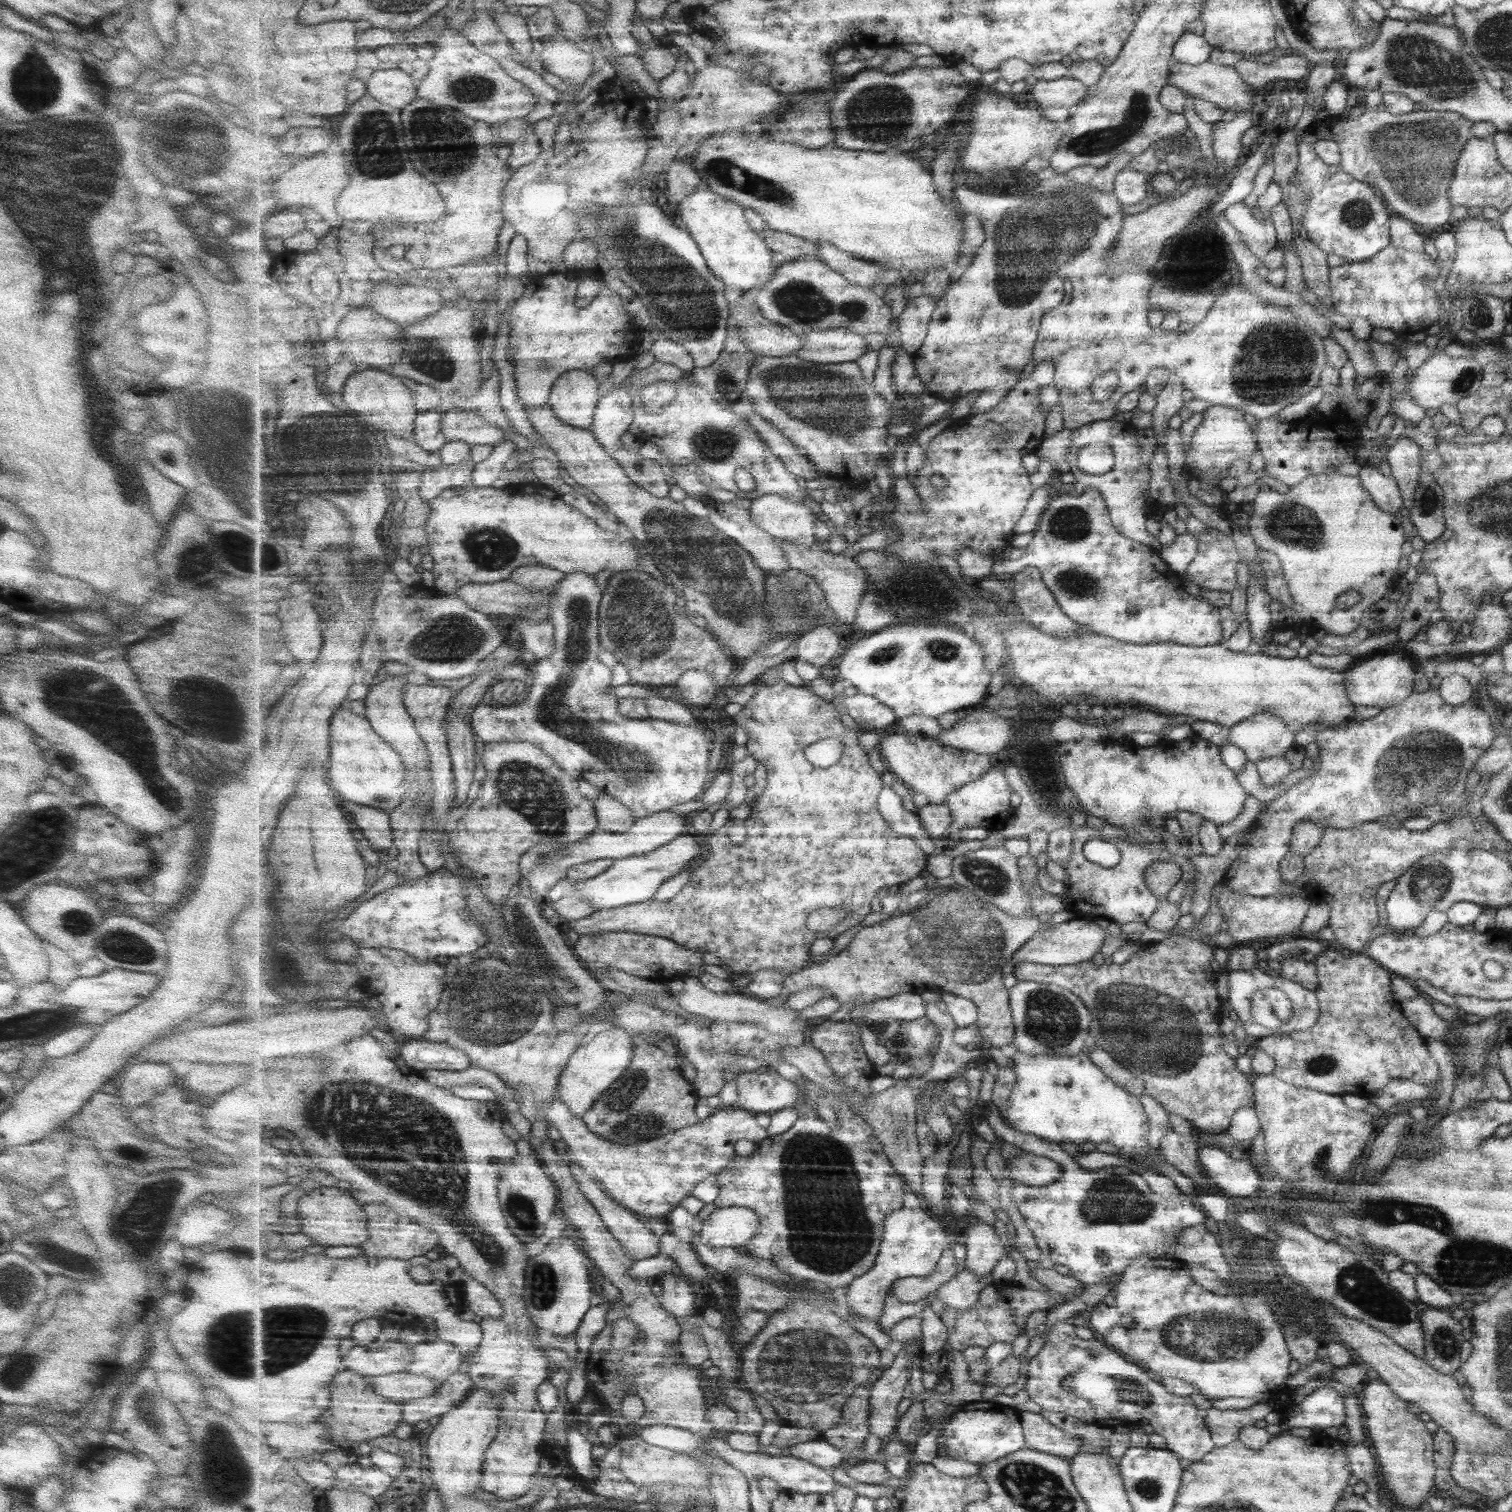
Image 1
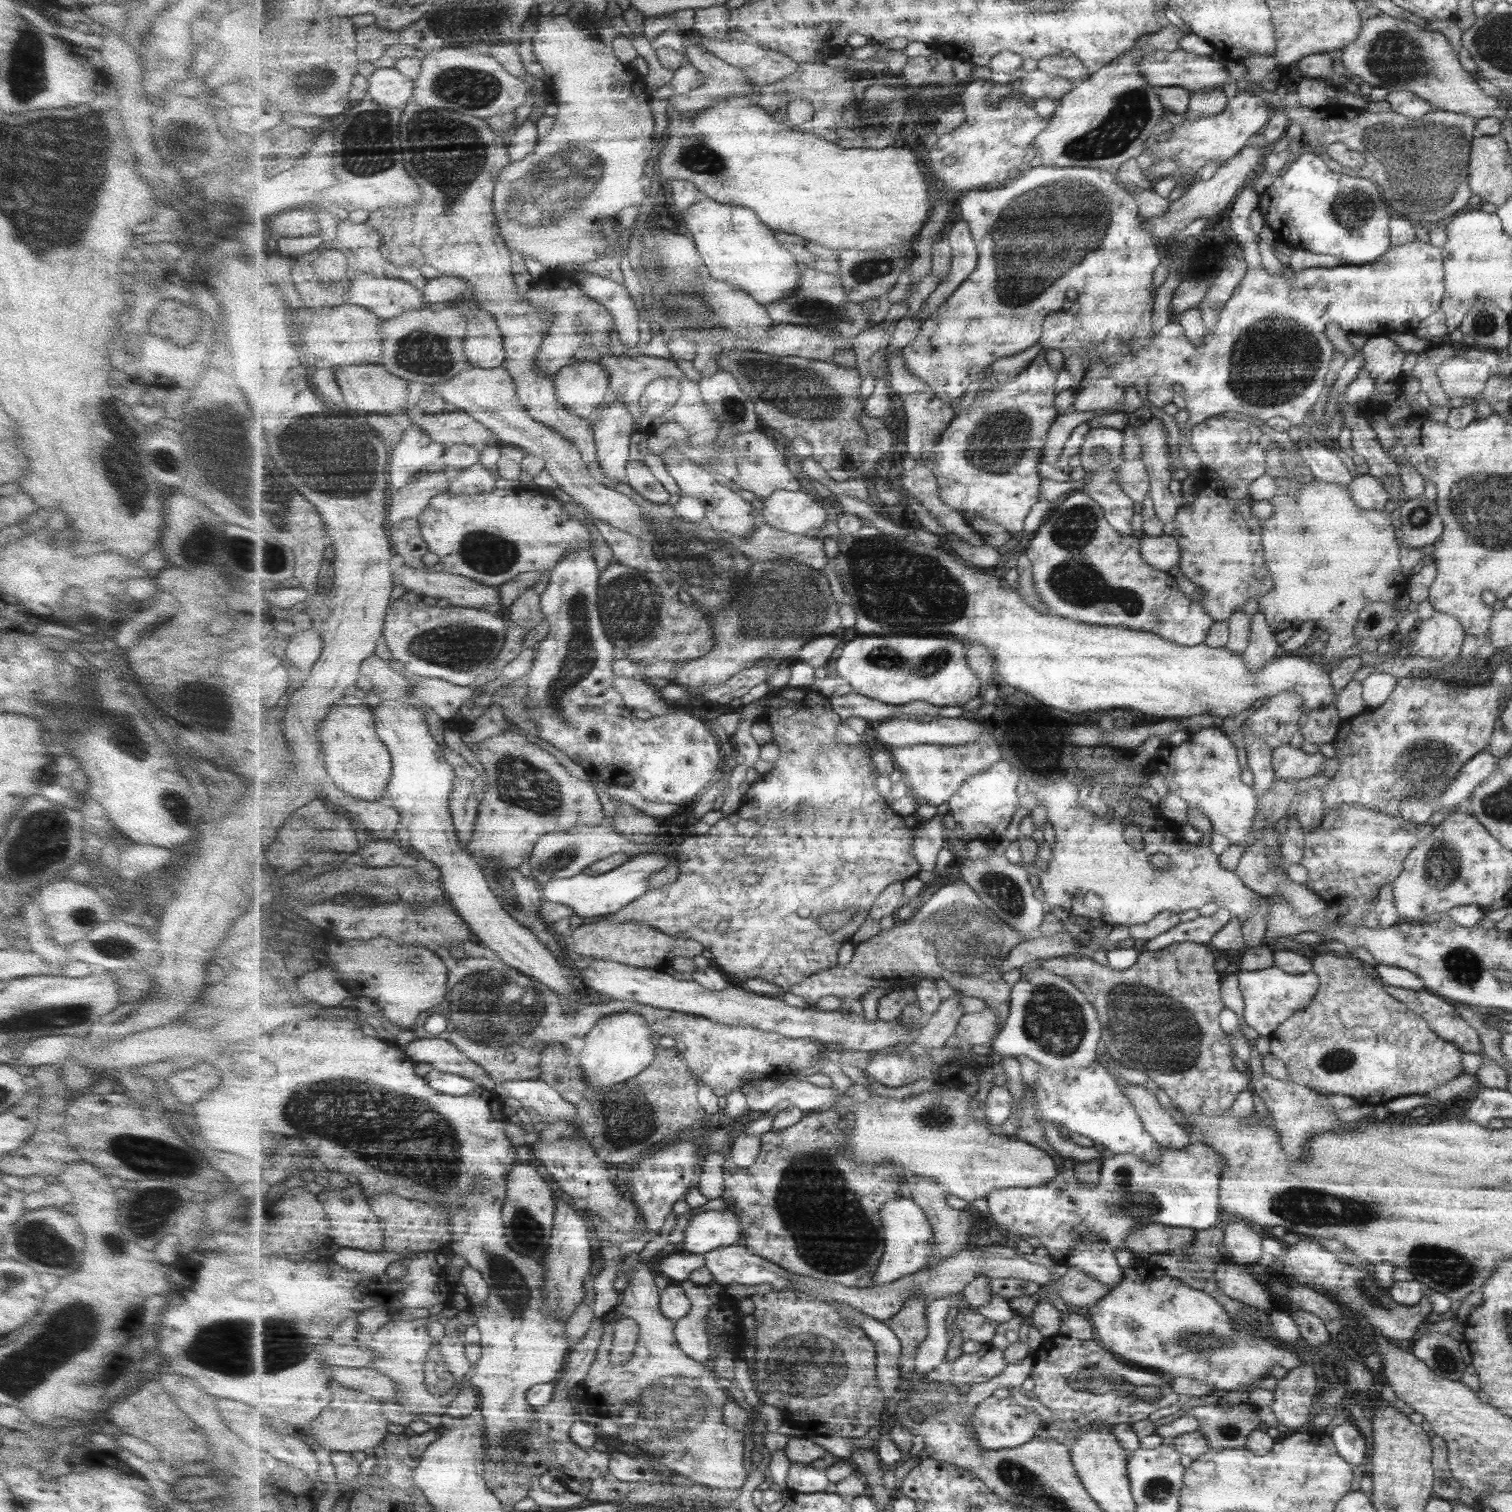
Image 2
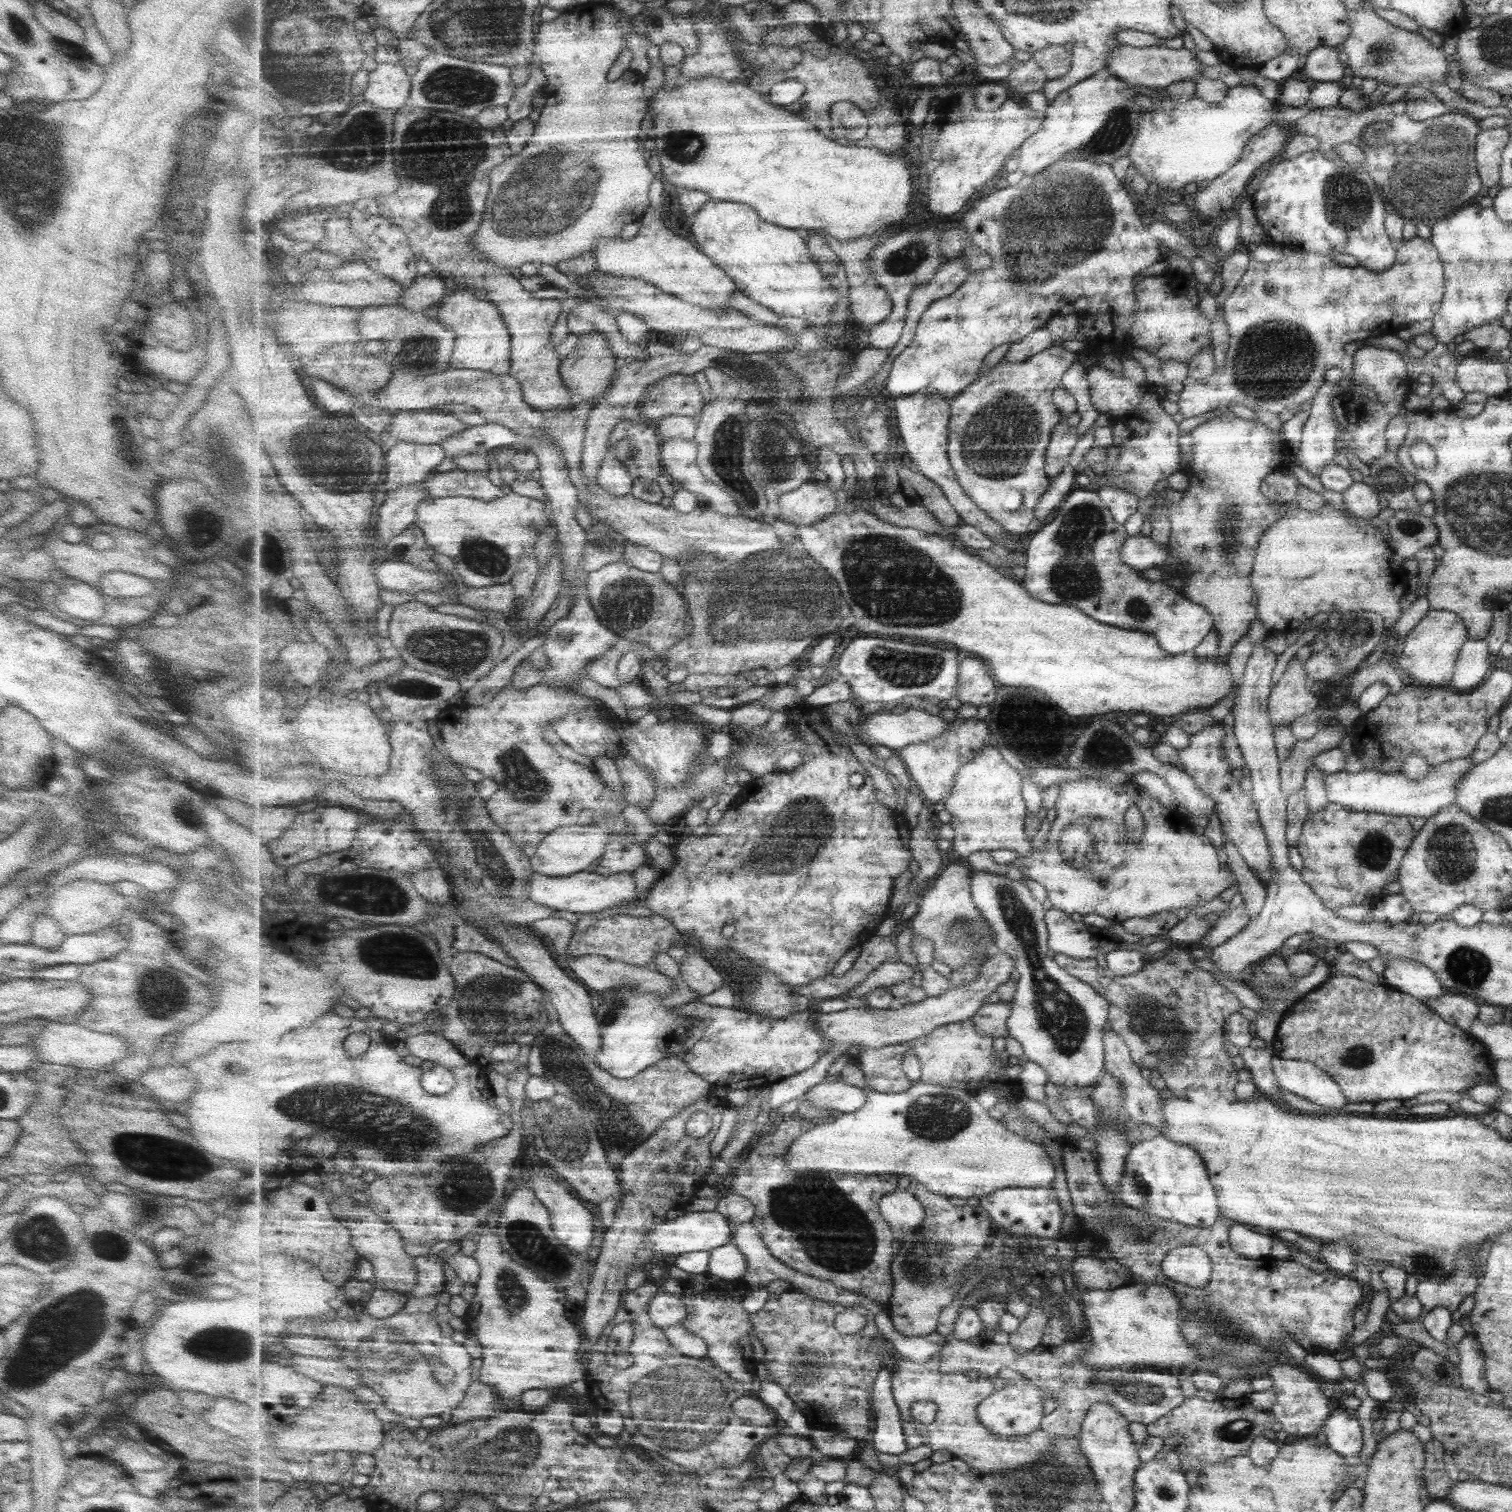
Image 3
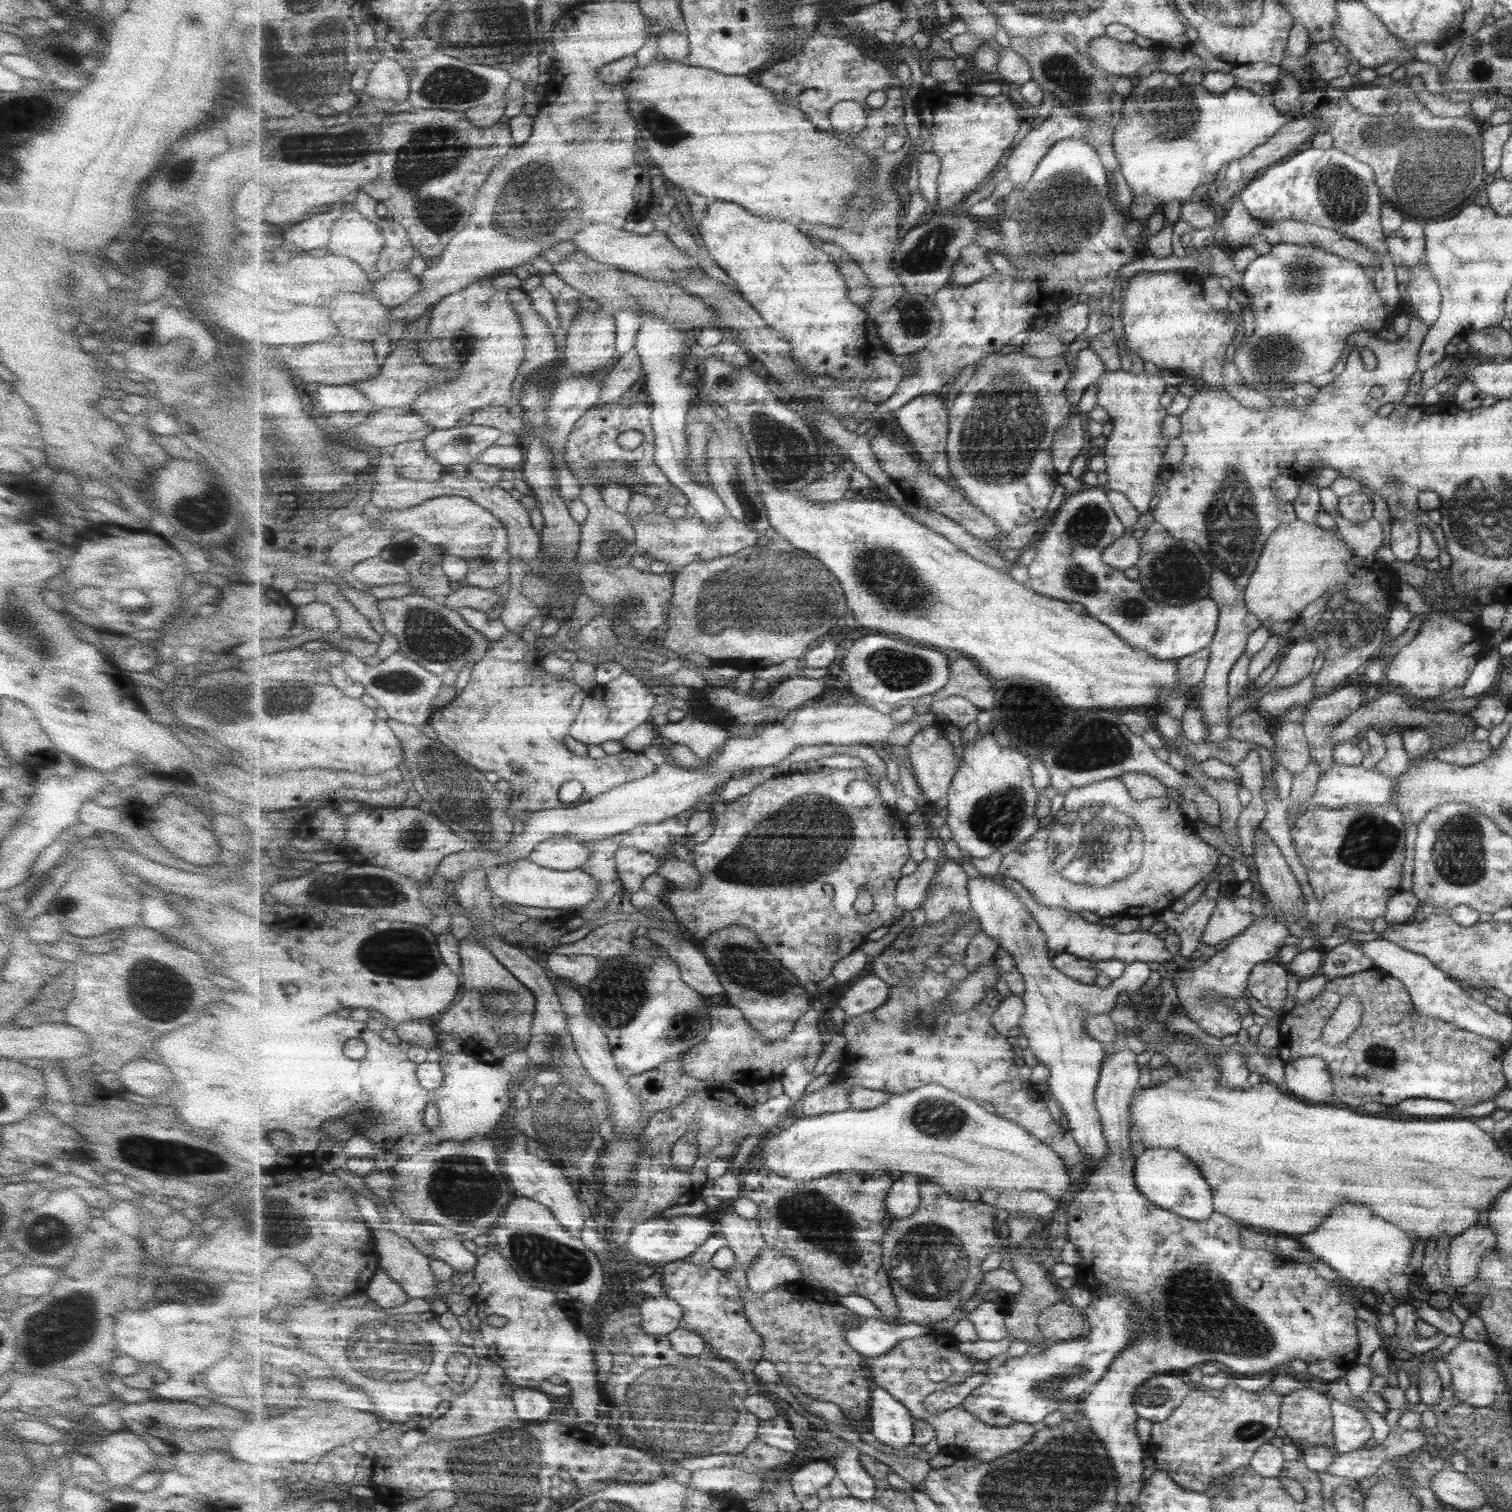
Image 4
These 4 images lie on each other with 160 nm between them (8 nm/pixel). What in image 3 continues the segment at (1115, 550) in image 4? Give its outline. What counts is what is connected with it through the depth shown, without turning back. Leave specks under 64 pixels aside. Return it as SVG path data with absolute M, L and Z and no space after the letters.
M1138 534L1127 539L1122 546L1121 556L1123 562L1142 571L1161 566L1166 561L1167 550L1155 539Z

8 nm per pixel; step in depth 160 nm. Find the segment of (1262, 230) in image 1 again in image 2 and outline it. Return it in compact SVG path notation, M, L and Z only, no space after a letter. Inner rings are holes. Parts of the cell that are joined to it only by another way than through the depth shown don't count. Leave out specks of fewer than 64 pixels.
M1039 166L1033 168L1029 174L1023 174L1023 178L1011 180L1009 186L999 188L999 190L987 190L987 192L977 190L962 196L956 203L960 208L961 218L967 222L973 233L980 260L977 268L965 279L965 282L943 303L943 306L930 314L925 324L922 326L922 332L909 345L903 348L904 356L909 372L916 377L921 378L929 387L933 388L933 393L945 403L957 403L971 387L971 384L987 373L995 361L1007 356L1015 356L1029 350L1037 344L1046 350L1059 350L1064 355L1063 368L1067 369L1075 382L1075 388L1072 389L1076 394L1083 391L1094 379L1109 377L1114 380L1120 388L1136 387L1142 378L1150 379L1152 376L1160 376L1169 380L1173 385L1181 386L1181 396L1185 402L1185 412L1187 412L1187 421L1179 424L1178 432L1178 468L1187 471L1188 475L1196 474L1200 469L1200 463L1191 450L1189 438L1185 437L1185 432L1191 430L1193 426L1199 425L1199 422L1206 421L1215 415L1223 412L1235 412L1247 415L1258 420L1269 420L1270 417L1281 417L1288 421L1293 427L1303 424L1303 419L1307 412L1311 410L1318 396L1325 390L1323 378L1328 370L1328 364L1332 355L1332 346L1328 337L1324 334L1325 327L1329 323L1335 323L1346 334L1363 333L1368 336L1383 335L1388 336L1389 332L1412 333L1417 324L1424 324L1429 320L1429 316L1440 306L1442 285L1442 260L1439 254L1439 247L1431 246L1422 240L1415 239L1413 242L1405 242L1399 246L1390 246L1380 257L1373 262L1364 265L1339 264L1336 267L1329 268L1306 268L1295 272L1292 279L1285 279L1282 275L1267 274L1260 263L1260 252L1258 251L1259 236L1253 233L1249 228L1247 216L1251 210L1258 206L1258 195L1253 189L1244 187L1241 192L1237 192L1235 199L1231 201L1229 208L1229 230L1233 232L1237 245L1240 246L1243 258L1247 265L1243 278L1233 289L1232 295L1225 301L1225 304L1219 310L1217 320L1212 329L1201 338L1201 344L1196 346L1191 343L1182 334L1182 328L1177 322L1163 325L1157 332L1153 332L1153 302L1155 302L1155 286L1153 285L1153 274L1155 266L1159 264L1159 252L1155 248L1155 241L1152 236L1146 232L1143 222L1139 220L1140 210L1135 196L1128 190L1124 190L1117 184L1117 178L1110 171L1092 169L1091 167L1064 167L1064 166ZM1073 288L1078 297L1071 304L1067 299L1067 290Z

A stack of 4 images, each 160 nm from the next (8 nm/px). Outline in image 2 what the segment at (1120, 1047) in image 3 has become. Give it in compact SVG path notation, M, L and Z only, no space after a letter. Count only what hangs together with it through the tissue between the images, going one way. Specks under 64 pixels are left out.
M1120 1078L1116 1079L1138 1110L1146 1130L1150 1131L1160 1148L1183 1148L1188 1144L1190 1141L1188 1132L1161 1108L1155 1099L1155 1092L1151 1092L1146 1086L1124 1084Z

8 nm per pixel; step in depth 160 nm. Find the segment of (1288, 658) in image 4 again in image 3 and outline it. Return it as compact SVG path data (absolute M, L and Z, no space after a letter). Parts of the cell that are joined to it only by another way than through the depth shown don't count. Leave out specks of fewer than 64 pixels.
M1295 655L1288 661L1281 679L1277 681L1266 700L1267 718L1272 731L1276 726L1288 726L1297 716L1303 716L1318 708L1323 696L1308 690L1303 663Z

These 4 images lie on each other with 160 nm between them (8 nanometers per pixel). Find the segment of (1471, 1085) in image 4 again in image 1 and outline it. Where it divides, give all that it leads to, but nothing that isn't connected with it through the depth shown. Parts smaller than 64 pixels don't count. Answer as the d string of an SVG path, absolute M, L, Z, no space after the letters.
M1325 949L1311 960L1316 968L1318 1016L1315 1025L1307 1030L1289 1034L1270 1034L1256 1040L1256 1049L1273 1059L1275 1078L1287 1084L1319 1091L1323 1094L1352 1094L1368 1099L1390 1078L1402 1078L1415 1084L1437 1084L1439 1075L1435 1061L1427 1053L1422 1037L1403 1017L1400 1004L1390 991L1391 973L1364 954L1343 958L1338 949Z

